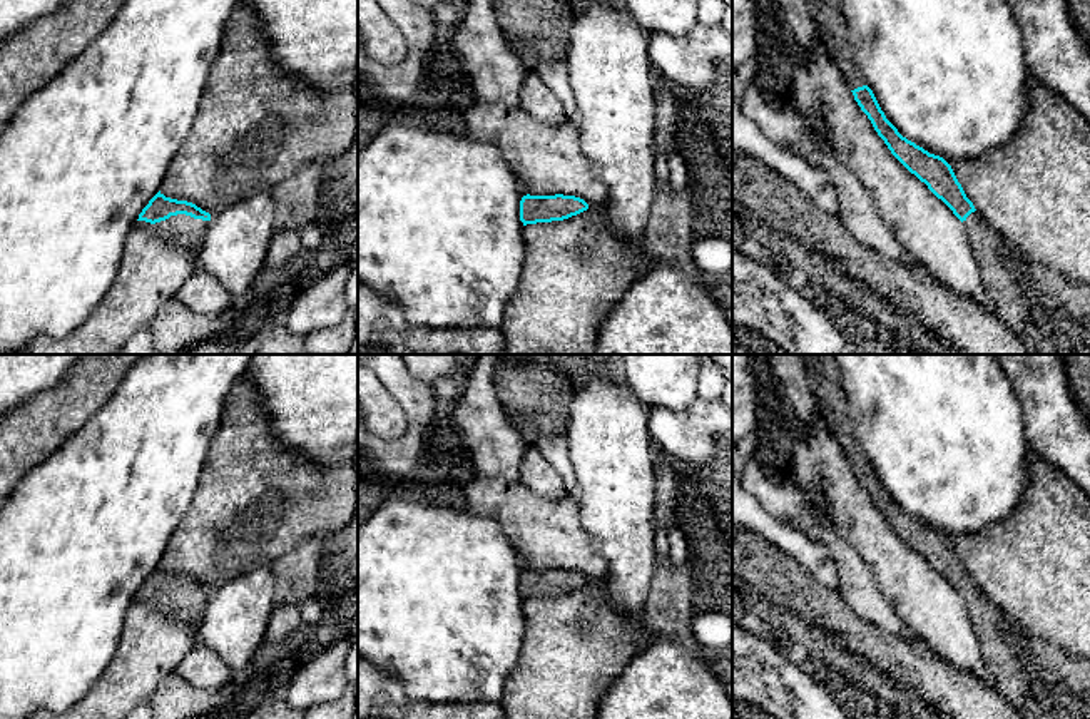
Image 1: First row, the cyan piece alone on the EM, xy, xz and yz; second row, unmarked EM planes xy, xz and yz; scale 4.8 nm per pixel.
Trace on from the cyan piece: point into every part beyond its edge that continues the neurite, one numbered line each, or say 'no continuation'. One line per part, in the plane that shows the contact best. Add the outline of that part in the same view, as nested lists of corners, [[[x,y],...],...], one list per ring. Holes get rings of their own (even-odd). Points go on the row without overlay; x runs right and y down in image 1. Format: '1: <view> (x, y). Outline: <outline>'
1: xy (184, 604). Outline: [[[177,589],[152,600],[159,602],[162,609],[169,609],[176,617],[199,627],[209,595]]]
2: yz (823, 373). Outline: [[[799,354],[818,410],[828,428],[834,433],[849,463],[866,460],[848,413],[848,400],[841,385],[841,373],[834,354]]]

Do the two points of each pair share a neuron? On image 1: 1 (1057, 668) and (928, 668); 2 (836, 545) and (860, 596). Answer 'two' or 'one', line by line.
1: two
2: one

